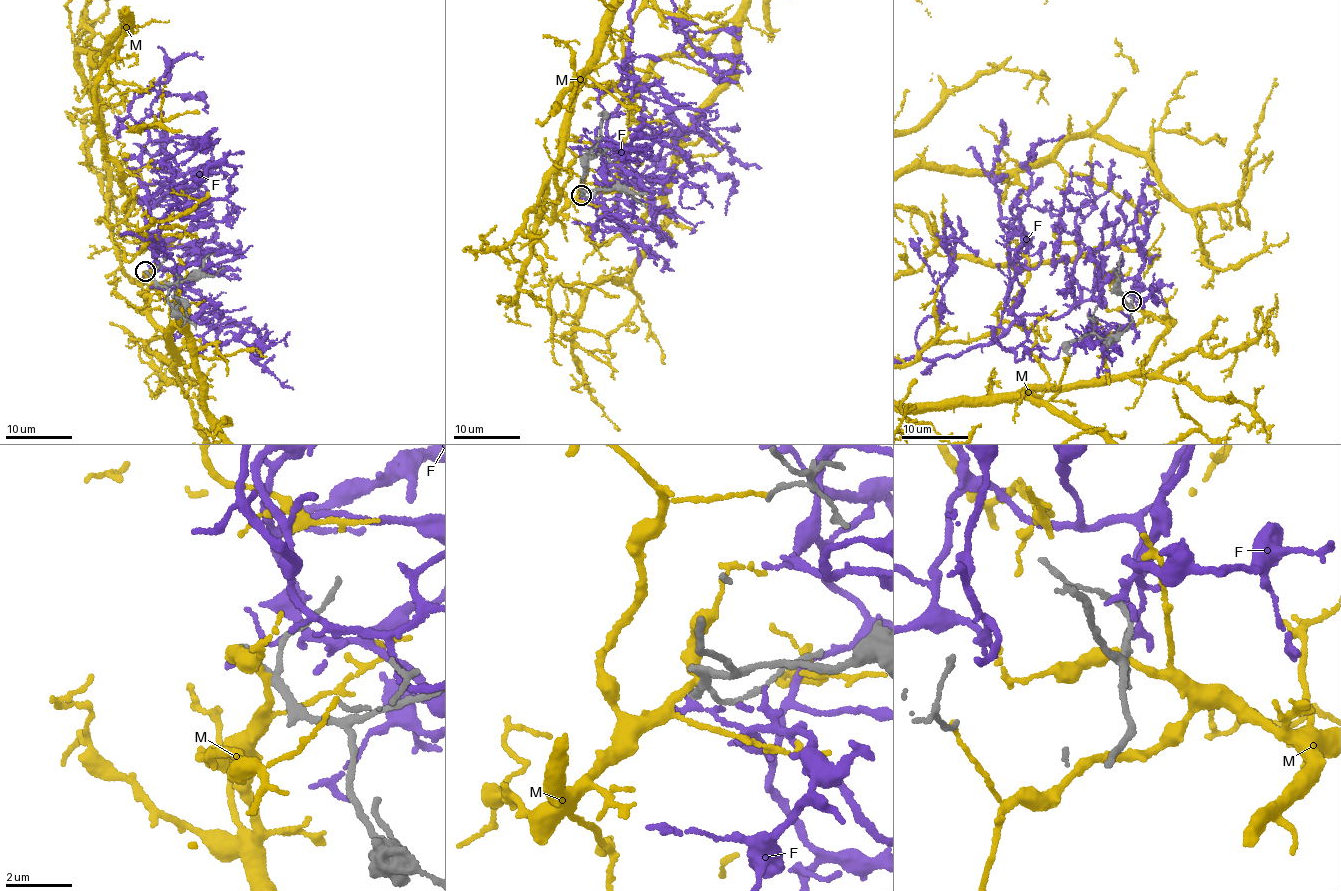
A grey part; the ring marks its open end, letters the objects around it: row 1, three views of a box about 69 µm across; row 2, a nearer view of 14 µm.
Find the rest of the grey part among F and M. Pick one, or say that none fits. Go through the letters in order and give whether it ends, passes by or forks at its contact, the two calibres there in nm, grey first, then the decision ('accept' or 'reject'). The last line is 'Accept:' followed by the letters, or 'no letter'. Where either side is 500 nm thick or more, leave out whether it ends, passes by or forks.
F: it passes by; 220 nm thick on the grey side, 180 nm on the other; reject
M: it passes by; 190 nm thick on the grey side, 220 nm on the other; reject
Accept: no letter

